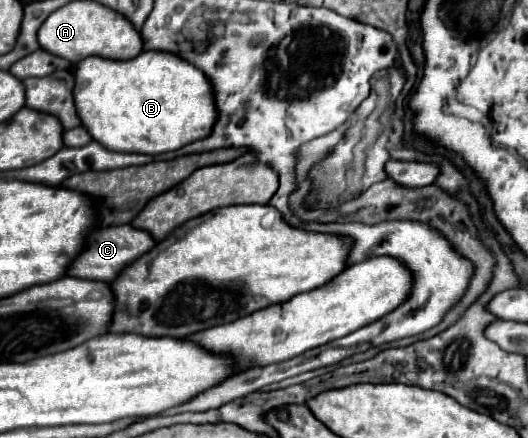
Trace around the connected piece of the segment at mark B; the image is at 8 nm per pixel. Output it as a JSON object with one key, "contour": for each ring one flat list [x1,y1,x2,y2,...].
{"contour":[[141,52,131,60,105,60,99,56,85,58,71,66,75,74,73,100,81,114,81,124,89,130,95,142,109,146,109,150,139,152,139,154,163,154,179,150,181,146,209,136,217,108,213,100,213,88,205,74,185,62,183,58,169,52]]}

